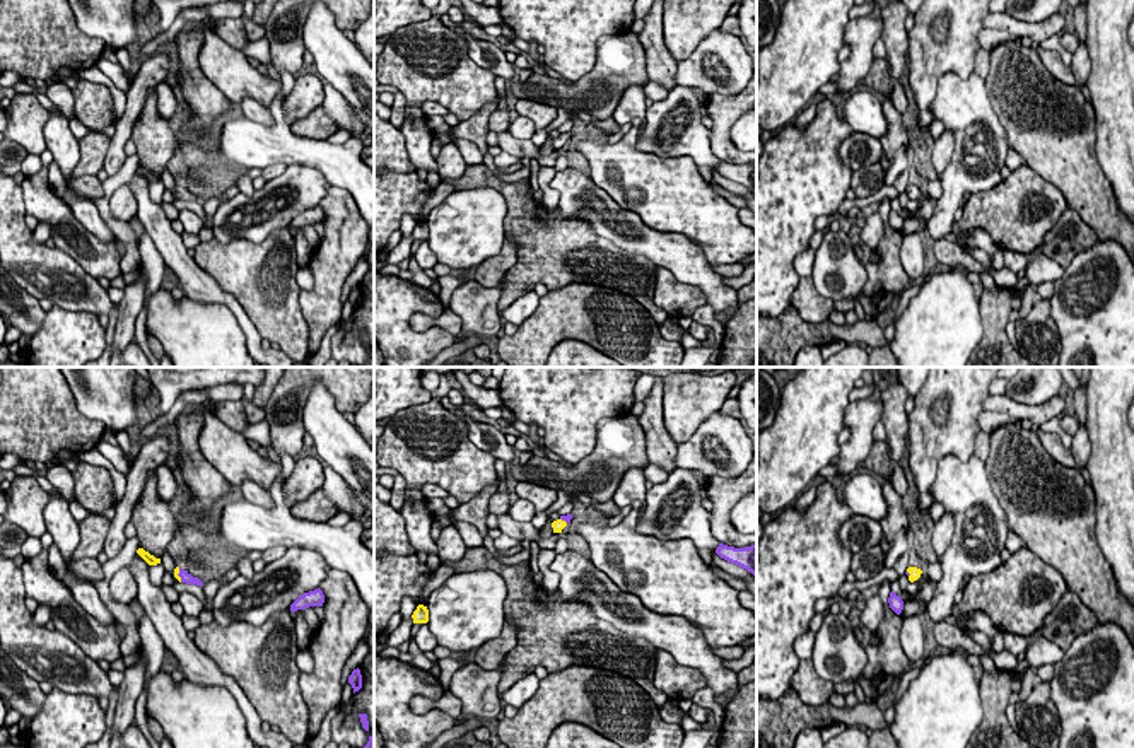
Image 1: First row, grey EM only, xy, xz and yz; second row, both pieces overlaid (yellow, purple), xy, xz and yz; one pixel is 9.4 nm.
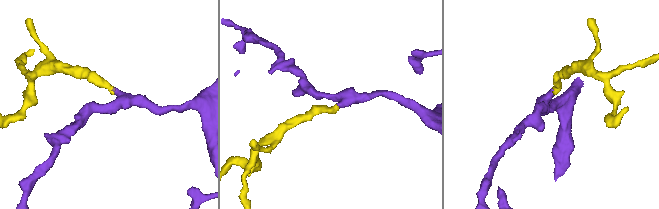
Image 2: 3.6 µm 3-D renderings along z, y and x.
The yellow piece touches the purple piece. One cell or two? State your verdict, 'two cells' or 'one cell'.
one cell

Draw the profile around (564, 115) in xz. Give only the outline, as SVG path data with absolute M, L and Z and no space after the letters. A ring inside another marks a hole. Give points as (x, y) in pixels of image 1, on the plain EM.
M558 108L557 111L558 111L557 118L547 126L548 137L547 142L540 147L541 155L550 155L553 152L553 145L552 145L553 138L550 137L550 131L557 130L562 123L570 120L570 116L574 114L572 111L567 111L564 108Z

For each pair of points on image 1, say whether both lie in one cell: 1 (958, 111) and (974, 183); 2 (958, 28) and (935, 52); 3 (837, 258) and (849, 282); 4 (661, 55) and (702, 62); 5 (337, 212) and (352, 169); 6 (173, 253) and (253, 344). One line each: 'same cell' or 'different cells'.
1: same cell
2: same cell
3: same cell
4: different cells
5: different cells
6: same cell

